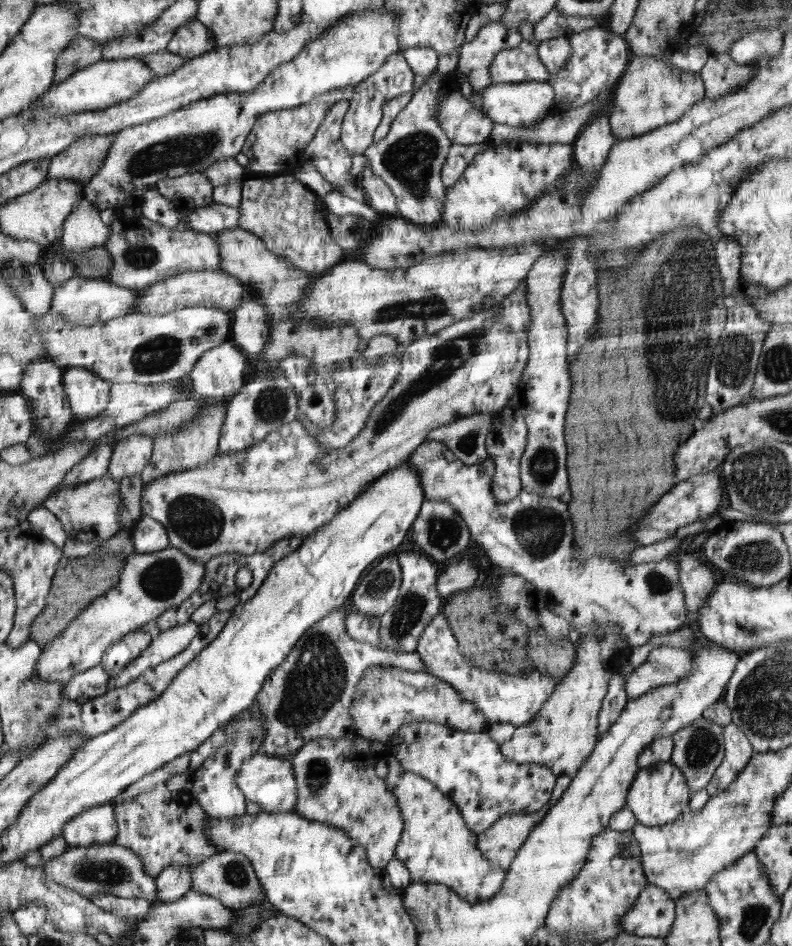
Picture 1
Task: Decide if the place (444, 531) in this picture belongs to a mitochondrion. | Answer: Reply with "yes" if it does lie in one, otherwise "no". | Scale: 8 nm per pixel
yes

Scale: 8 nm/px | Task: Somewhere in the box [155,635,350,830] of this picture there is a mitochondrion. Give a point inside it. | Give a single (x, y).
(319, 772)

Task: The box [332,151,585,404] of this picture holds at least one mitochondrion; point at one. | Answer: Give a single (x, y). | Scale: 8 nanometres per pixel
(433, 308)

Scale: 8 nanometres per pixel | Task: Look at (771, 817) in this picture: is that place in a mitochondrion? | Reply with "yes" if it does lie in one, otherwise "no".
no

